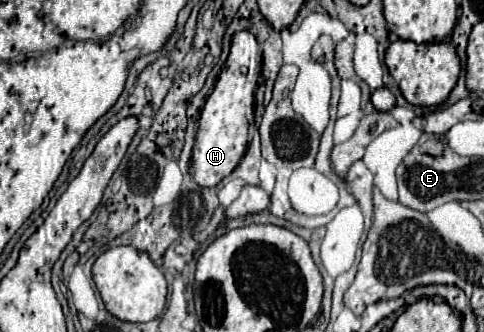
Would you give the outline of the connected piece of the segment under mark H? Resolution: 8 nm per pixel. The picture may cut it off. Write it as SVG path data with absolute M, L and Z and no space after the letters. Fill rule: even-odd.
M241 31L233 35L231 53L221 69L215 89L205 101L199 117L199 129L195 137L191 175L201 187L219 185L241 161L249 143L249 125L253 123L253 103L257 77L261 73L261 49L253 33Z

